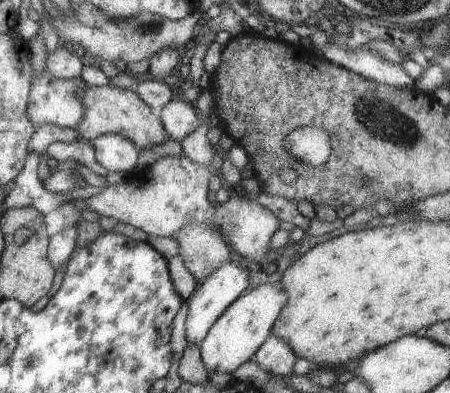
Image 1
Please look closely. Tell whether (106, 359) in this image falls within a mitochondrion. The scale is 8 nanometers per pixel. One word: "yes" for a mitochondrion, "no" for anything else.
no

